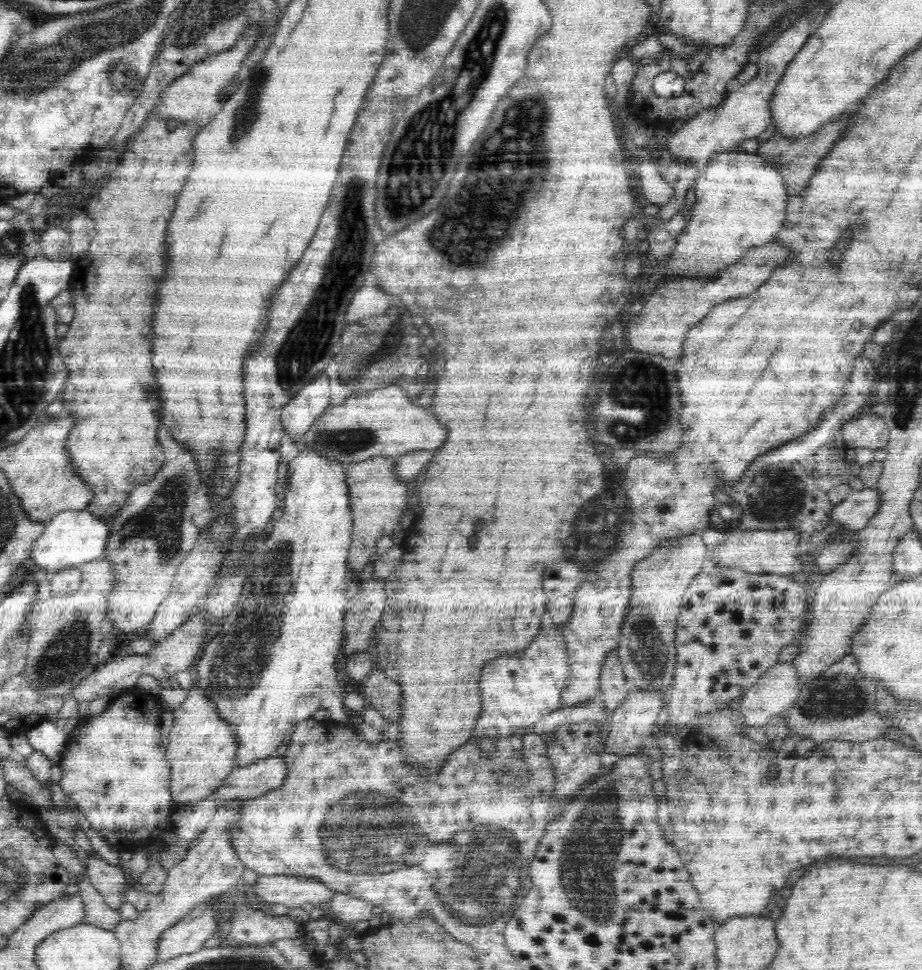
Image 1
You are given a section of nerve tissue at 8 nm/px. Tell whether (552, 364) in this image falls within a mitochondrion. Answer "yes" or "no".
no

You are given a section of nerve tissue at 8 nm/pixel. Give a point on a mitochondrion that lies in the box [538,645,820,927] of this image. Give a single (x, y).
(588, 883)

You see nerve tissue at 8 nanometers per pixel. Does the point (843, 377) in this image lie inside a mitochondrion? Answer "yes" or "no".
no

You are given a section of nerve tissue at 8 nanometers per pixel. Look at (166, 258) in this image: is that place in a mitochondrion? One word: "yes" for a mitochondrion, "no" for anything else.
no

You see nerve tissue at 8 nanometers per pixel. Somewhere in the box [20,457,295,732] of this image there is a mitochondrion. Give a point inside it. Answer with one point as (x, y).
(162, 520)

